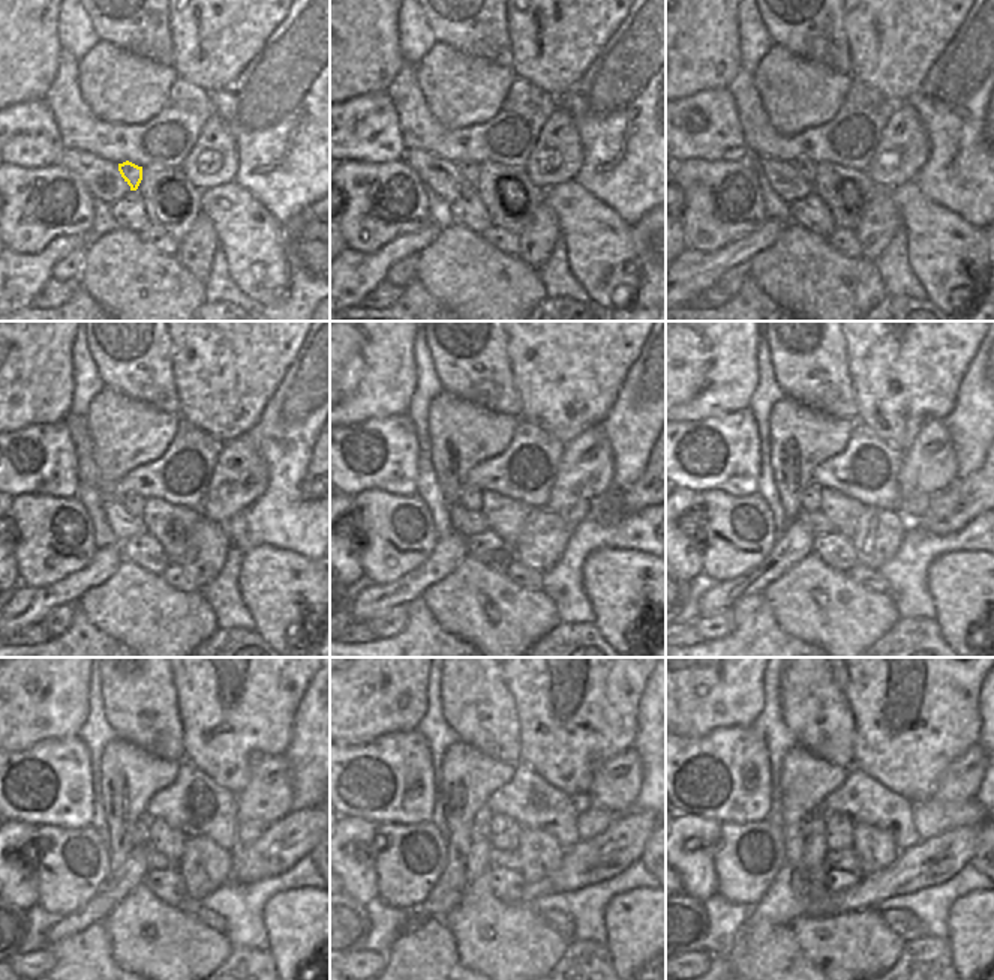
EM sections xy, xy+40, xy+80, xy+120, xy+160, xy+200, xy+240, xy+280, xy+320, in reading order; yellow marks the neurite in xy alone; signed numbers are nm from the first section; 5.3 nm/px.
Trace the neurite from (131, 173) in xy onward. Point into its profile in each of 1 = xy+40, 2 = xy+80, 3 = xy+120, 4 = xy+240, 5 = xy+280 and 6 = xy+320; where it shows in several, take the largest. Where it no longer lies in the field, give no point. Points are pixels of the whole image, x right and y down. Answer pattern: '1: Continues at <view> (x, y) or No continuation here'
1: Continues at xy+40 (468, 168)
2: Continues at xy+80 (802, 165)
3: Continues at xy+120 (134, 503)
4: Continues at xy+240 (143, 824)
5: Continues at xy+280 (479, 829)
6: Continues at xy+320 (805, 824).

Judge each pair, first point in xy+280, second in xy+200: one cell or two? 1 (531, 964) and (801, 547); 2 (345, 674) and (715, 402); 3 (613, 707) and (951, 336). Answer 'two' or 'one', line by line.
1: two
2: one
3: one

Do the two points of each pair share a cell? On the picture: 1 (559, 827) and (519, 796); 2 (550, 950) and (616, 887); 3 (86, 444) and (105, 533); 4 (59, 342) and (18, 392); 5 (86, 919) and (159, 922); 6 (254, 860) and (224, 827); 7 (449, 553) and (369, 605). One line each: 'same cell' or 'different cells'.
1: same cell
2: different cells
3: different cells
4: same cell
5: different cells
6: different cells
7: same cell

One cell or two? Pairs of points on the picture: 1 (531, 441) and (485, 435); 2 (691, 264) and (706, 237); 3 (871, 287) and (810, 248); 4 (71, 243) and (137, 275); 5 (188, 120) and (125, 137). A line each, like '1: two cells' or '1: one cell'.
1: two cells
2: two cells
3: one cell
4: two cells
5: one cell

